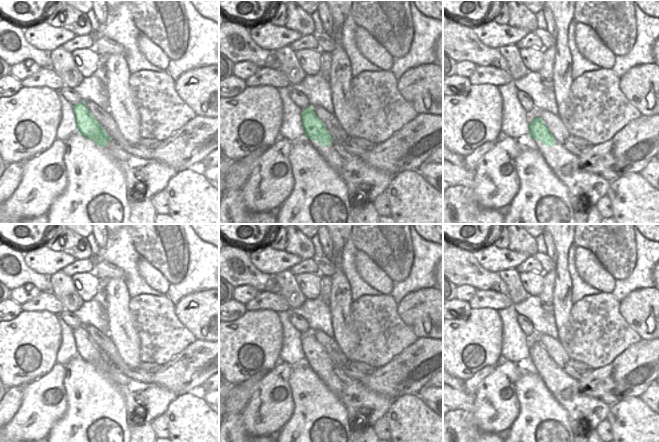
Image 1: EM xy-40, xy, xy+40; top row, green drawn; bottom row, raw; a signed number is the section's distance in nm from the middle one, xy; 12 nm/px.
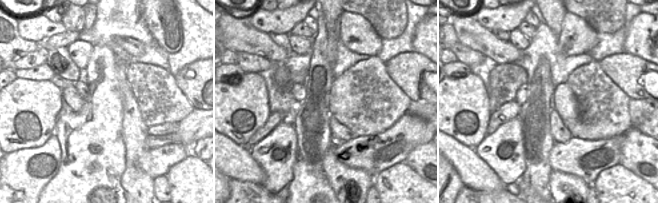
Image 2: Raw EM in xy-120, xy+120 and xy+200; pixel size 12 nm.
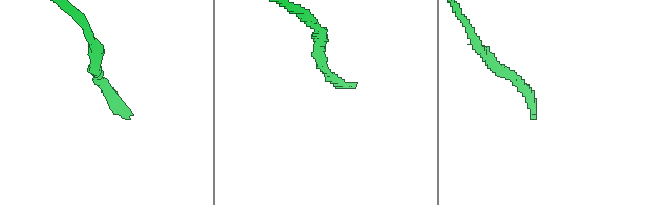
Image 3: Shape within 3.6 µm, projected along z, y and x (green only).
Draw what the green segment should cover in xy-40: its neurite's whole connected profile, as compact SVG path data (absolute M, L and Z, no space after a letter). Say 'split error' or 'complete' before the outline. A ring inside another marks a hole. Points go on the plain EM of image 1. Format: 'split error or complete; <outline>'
split error; M84 326L74 329L78 356L94 365L108 378L126 403L126 413L131 417L142 416L142 423L152 422L165 414L169 404L178 395L172 390L154 383L135 381L111 365L107 356L87 333Z

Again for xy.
split error; M313 331L302 334L302 349L308 365L346 408L352 431L355 431L354 421L358 417L366 416L366 424L373 426L385 416L394 400L344 374L333 364Z

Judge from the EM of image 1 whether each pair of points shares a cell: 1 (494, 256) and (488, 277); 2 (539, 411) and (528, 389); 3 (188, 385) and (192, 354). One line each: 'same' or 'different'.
1: different
2: same
3: same

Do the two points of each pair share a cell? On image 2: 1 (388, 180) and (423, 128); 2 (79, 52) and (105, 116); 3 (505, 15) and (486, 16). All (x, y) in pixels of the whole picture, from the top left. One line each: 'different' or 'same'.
1: different
2: different
3: same

